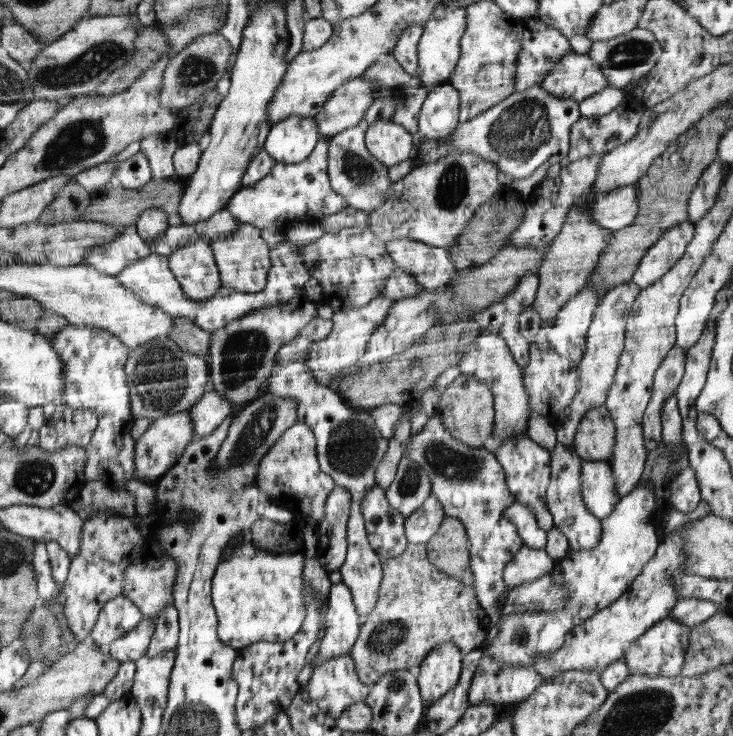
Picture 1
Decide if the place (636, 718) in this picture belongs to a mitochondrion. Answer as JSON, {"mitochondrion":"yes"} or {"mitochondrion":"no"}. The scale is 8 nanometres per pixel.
{"mitochondrion":"yes"}

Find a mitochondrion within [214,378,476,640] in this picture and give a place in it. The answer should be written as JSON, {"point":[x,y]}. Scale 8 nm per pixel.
{"point":[351,447]}

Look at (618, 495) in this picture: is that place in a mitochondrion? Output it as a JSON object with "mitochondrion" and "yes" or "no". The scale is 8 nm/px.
{"mitochondrion":"no"}

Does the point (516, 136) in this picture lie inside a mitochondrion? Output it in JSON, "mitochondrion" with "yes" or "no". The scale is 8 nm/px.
{"mitochondrion":"yes"}

